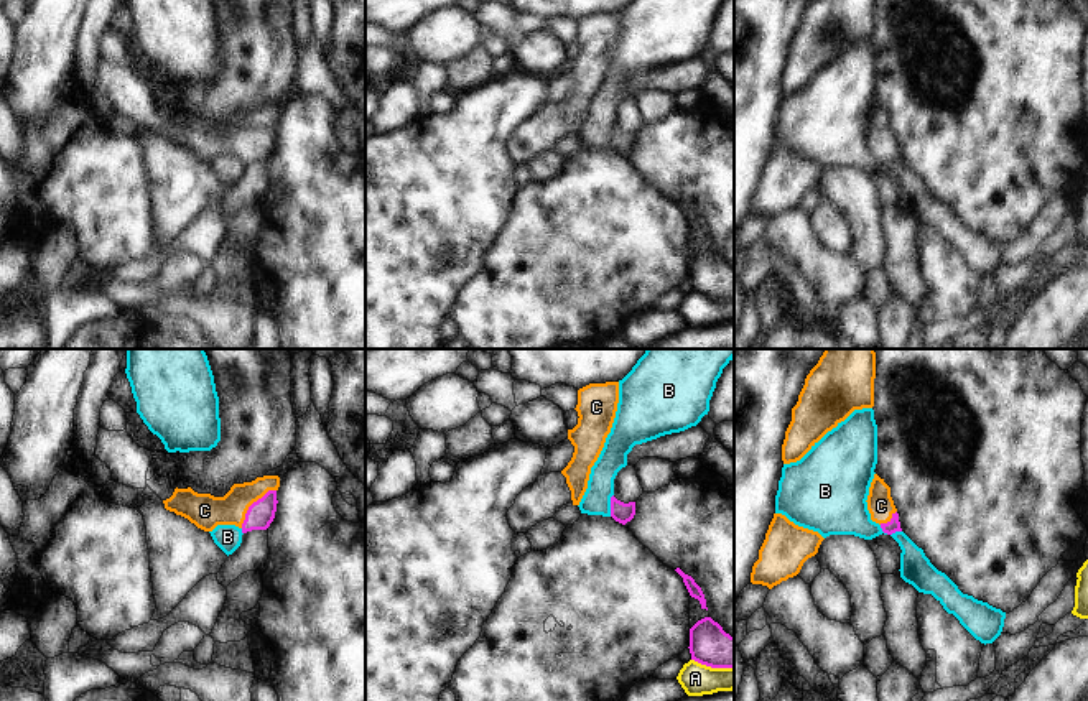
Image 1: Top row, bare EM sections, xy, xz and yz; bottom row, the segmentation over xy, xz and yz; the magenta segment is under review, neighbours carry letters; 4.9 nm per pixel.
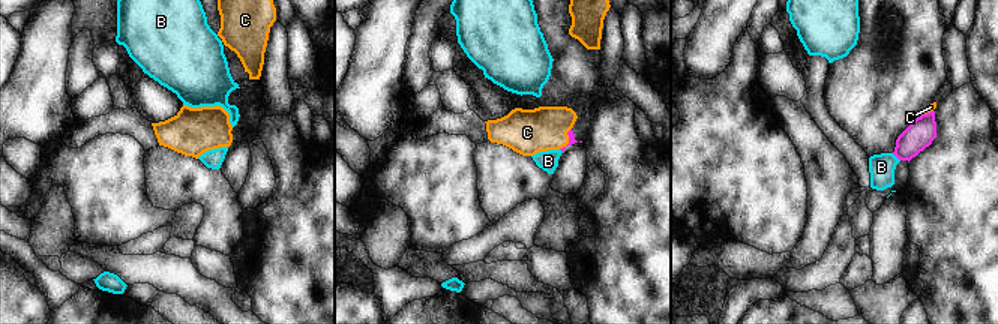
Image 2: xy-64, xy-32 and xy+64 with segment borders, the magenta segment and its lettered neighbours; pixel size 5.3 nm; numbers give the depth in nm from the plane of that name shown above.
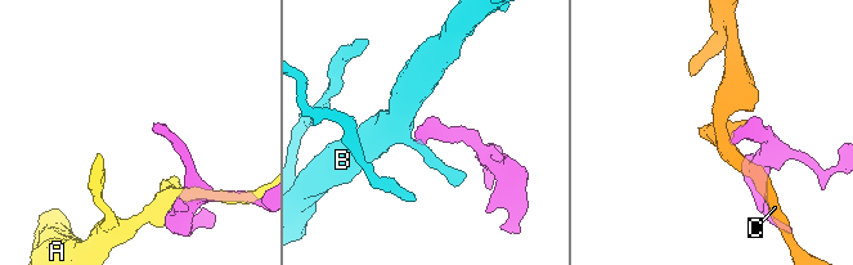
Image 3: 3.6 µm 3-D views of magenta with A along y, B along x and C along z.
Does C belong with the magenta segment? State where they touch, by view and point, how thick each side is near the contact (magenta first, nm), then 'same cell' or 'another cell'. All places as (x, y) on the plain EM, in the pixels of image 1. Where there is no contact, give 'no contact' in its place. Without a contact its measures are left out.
xy (252, 135) | 140/170 nm | same cell

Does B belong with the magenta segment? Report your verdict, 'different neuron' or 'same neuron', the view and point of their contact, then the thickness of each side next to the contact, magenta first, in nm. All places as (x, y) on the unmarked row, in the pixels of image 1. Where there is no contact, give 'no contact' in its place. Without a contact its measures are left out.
different neuron; meets magenta in xz at (611, 137); 100 nm thick on the magenta side, 140 nm on the other

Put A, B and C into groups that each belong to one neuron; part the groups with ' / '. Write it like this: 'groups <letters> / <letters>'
groups A / B / C

